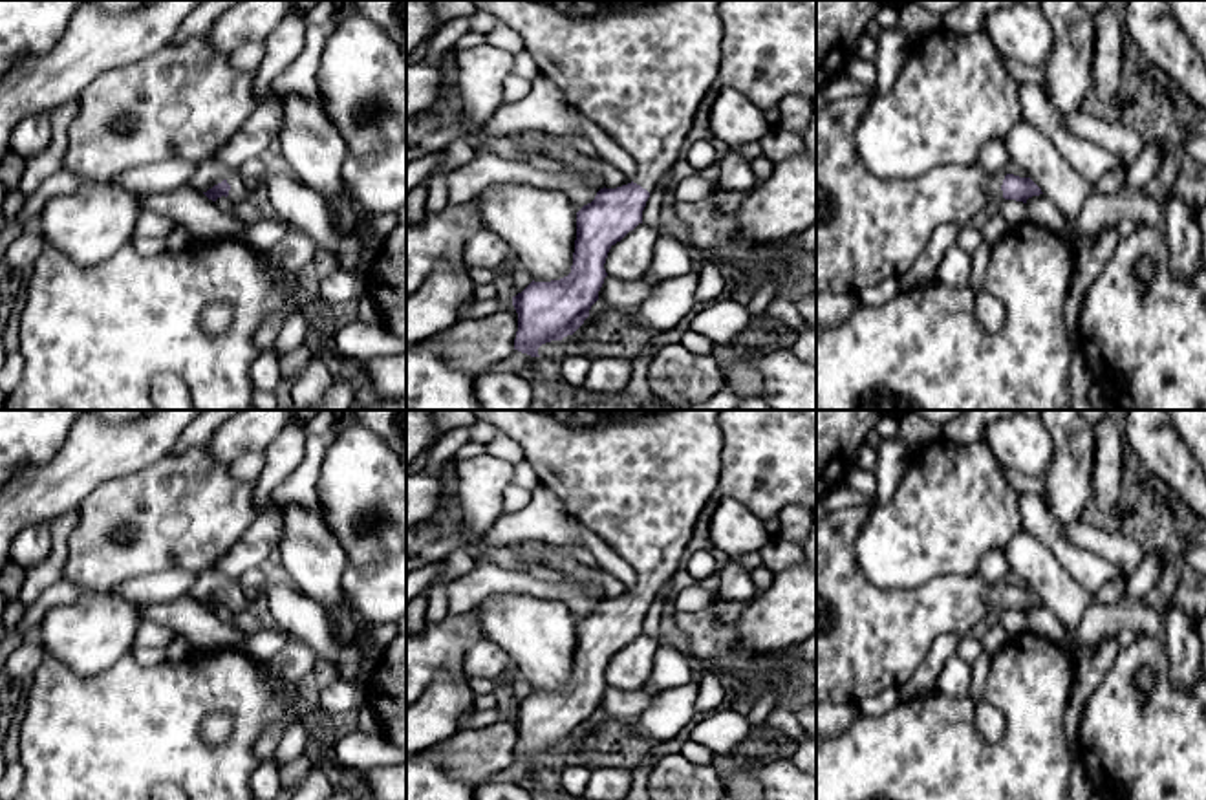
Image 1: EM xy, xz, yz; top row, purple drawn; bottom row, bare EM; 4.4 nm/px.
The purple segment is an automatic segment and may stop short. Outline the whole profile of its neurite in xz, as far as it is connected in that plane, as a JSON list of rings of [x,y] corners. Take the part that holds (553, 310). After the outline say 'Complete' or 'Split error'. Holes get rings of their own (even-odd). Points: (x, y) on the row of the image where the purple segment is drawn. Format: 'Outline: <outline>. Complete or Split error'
Outline: [[[472,0],[478,11],[494,15],[512,27],[525,49],[536,59],[540,73],[555,81],[567,103],[597,124],[617,146],[624,148],[637,165],[631,183],[600,189],[595,200],[576,212],[576,240],[571,273],[560,280],[531,282],[512,297],[518,313],[514,350],[540,357],[538,348],[573,335],[589,317],[591,306],[608,276],[604,264],[609,249],[642,223],[650,192],[664,183],[673,163],[684,156],[686,135],[694,115],[716,79],[723,57],[721,0]]]. Split error

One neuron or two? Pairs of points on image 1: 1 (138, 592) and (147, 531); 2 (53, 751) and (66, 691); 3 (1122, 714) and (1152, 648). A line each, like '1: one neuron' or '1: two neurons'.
1: two neurons
2: one neuron
3: one neuron

